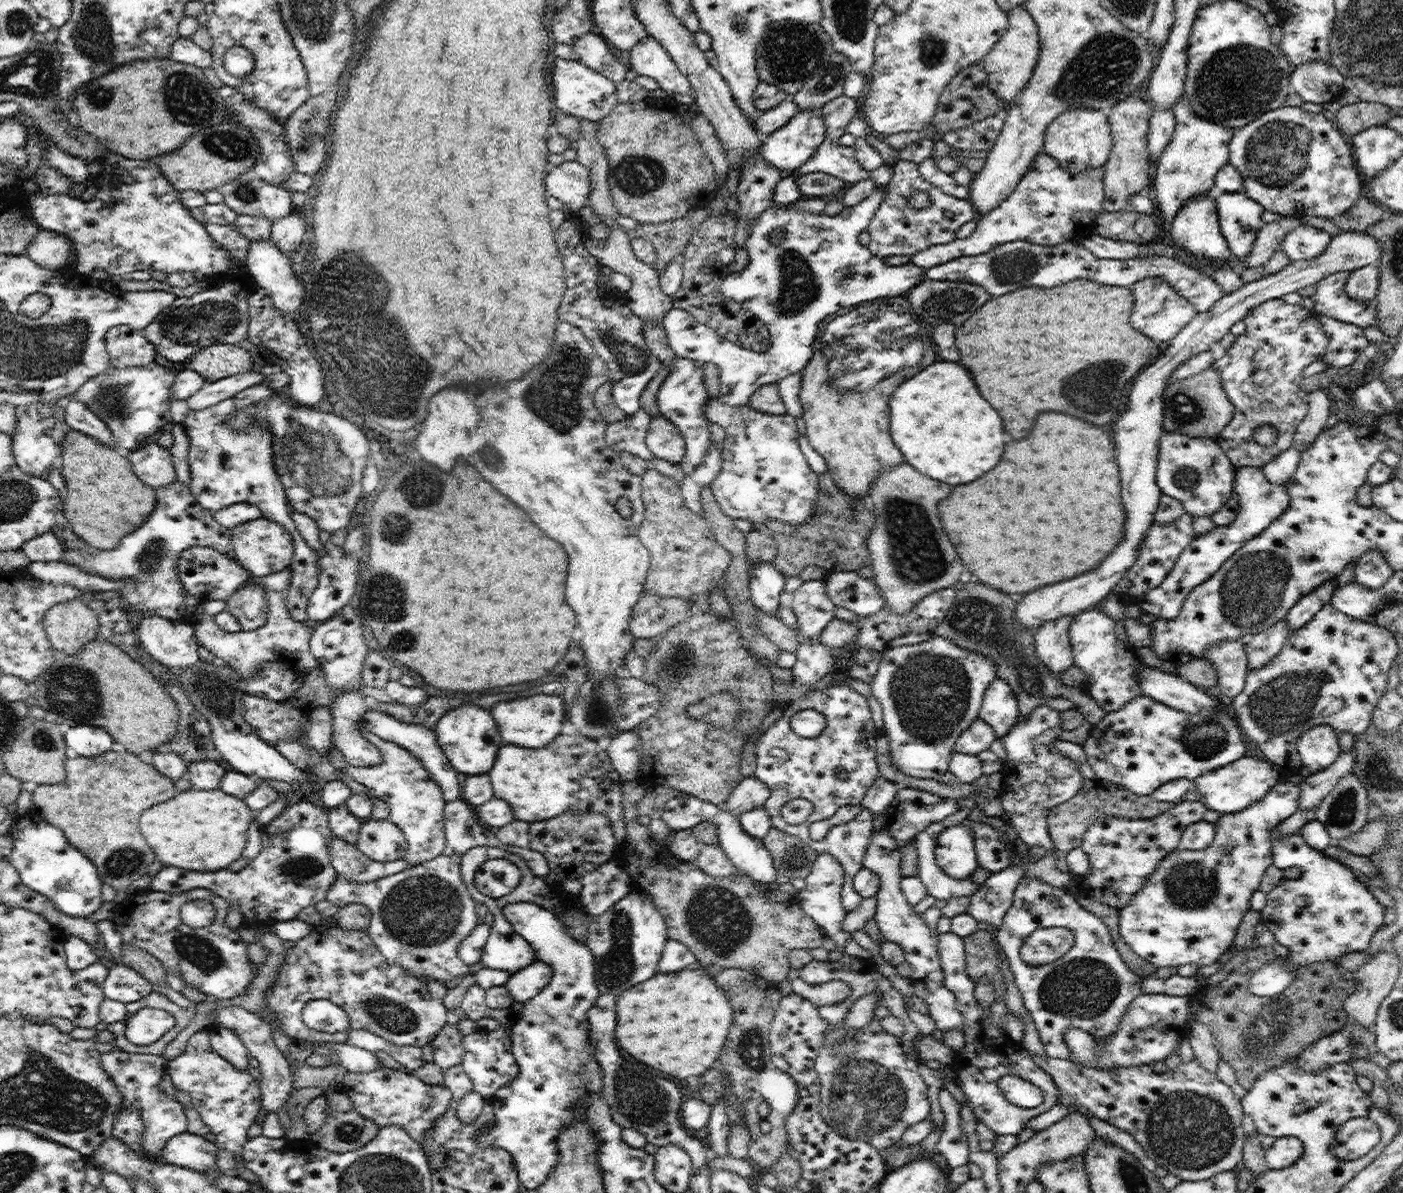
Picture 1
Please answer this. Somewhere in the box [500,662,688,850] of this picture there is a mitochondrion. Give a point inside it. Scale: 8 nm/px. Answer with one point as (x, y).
(598, 712)

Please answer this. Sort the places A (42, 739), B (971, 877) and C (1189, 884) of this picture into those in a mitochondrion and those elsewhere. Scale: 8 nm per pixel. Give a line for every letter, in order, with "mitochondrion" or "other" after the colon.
A: mitochondrion
B: other
C: mitochondrion

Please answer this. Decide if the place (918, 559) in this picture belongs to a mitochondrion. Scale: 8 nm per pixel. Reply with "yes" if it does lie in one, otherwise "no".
yes

